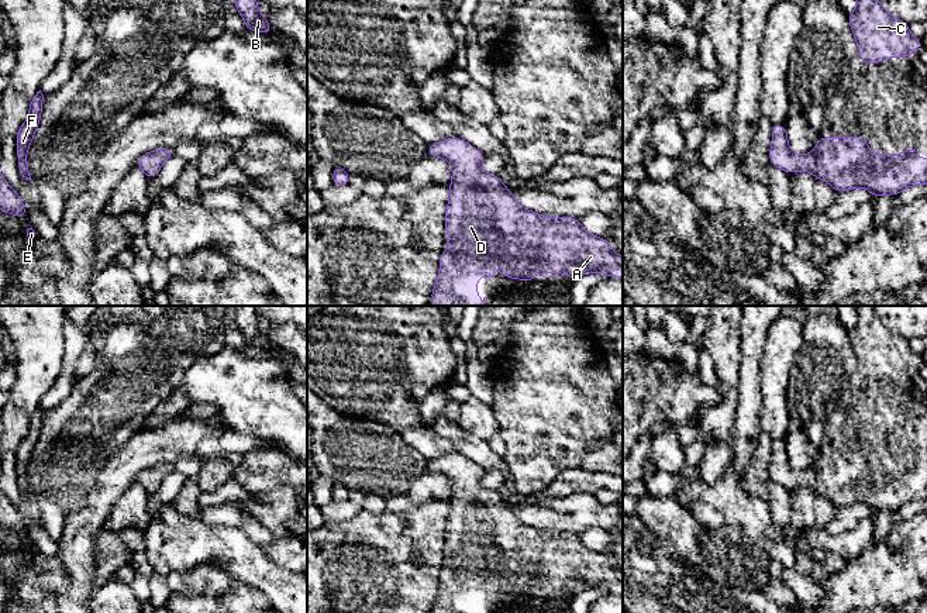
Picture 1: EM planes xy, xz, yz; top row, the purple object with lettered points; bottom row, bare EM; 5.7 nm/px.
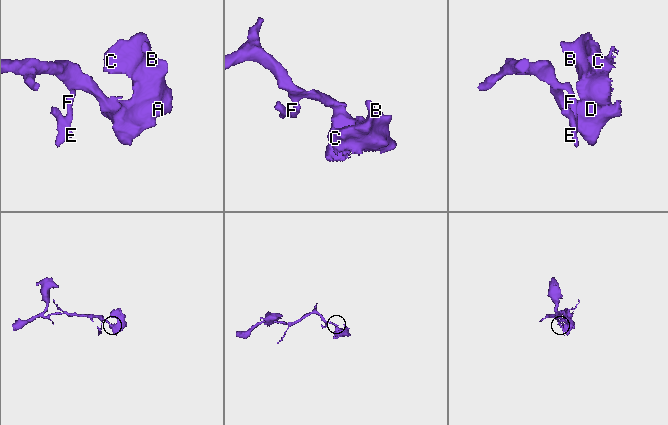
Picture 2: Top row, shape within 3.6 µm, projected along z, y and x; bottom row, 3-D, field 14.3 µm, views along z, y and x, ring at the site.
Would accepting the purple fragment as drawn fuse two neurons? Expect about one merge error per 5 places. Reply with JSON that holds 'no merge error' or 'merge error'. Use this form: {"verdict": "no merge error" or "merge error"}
{"verdict": "no merge error"}

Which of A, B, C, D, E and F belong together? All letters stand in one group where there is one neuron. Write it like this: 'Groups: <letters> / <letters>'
Groups: A B C D E F

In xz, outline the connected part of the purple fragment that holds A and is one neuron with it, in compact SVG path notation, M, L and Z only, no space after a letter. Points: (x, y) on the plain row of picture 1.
M459 452L448 454L427 462L430 472L447 475L452 482L449 514L445 527L445 548L449 565L441 566L440 588L430 613L478 613L478 590L494 593L494 582L507 595L533 597L538 589L566 589L569 595L602 588L609 593L623 593L623 574L610 562L609 555L589 550L573 533L545 533L518 520L509 503L497 490L482 485L485 469Z

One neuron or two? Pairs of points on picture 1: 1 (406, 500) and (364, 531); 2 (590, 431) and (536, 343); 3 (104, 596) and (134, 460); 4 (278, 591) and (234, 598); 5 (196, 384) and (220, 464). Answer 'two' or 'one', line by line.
1: two
2: one
3: two
4: two
5: two

